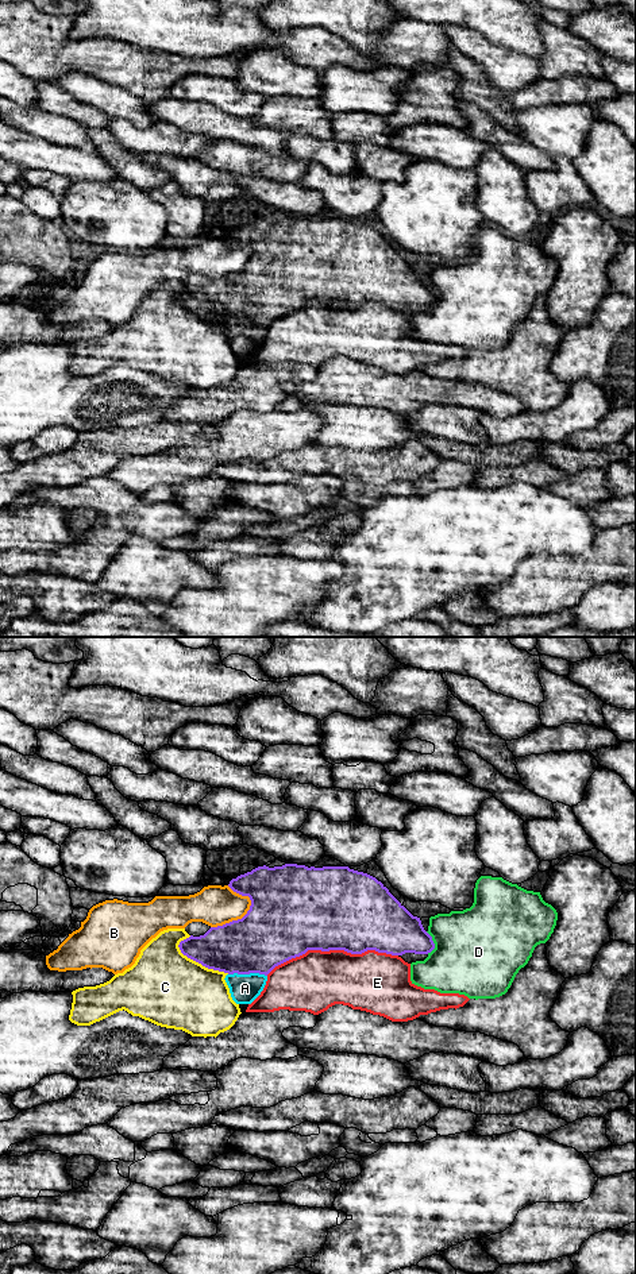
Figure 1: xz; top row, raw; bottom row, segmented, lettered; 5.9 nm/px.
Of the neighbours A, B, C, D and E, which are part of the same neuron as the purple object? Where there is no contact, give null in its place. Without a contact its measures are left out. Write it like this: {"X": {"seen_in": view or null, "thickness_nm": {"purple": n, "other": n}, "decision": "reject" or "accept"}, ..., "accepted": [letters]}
{"A": {"seen_in": "xz", "thickness_nm": {"purple": 360, "other": 180}, "decision": "accept"}, "B": {"seen_in": "xz", "thickness_nm": {"purple": 400, "other": 240}, "decision": "reject"}, "C": {"seen_in": "xz", "thickness_nm": {"purple": 300, "other": 440}, "decision": "reject"}, "D": {"seen_in": "xz", "thickness_nm": {"purple": 280, "other": 460}, "decision": "reject"}, "E": {"seen_in": "xz", "thickness_nm": {"purple": 500, "other": 360}, "decision": "reject"}, "accepted": ["A"]}

